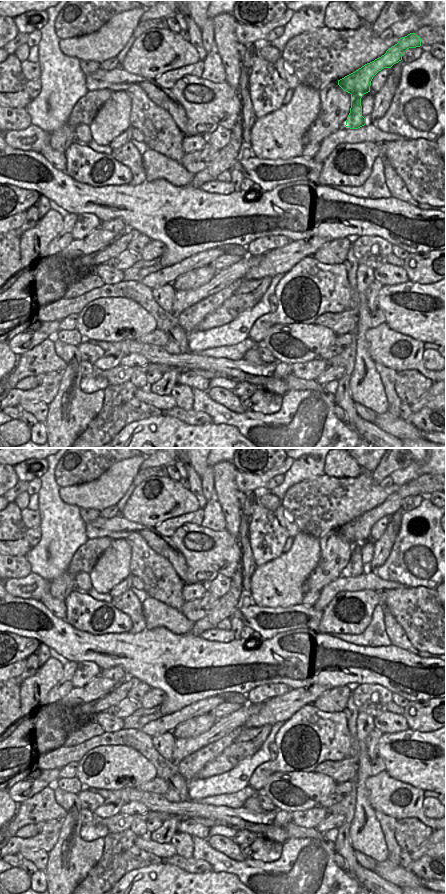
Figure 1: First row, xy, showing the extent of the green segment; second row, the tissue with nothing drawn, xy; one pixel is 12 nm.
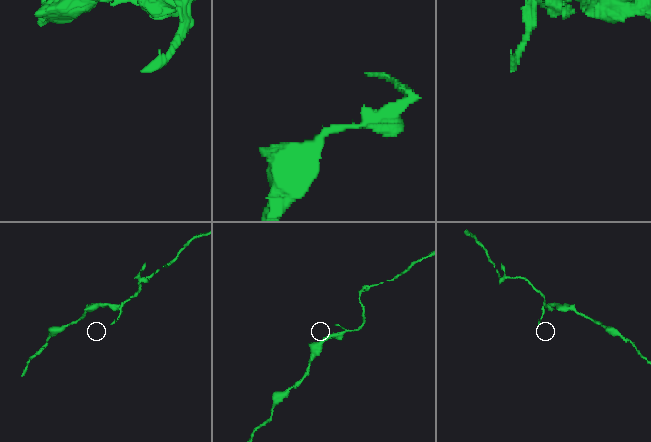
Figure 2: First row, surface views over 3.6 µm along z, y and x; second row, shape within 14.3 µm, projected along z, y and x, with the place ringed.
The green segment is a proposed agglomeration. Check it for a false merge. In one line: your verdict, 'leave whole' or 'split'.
split

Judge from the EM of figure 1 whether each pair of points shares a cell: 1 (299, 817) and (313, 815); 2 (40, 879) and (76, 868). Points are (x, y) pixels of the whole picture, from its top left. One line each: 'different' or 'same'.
1: same
2: different

